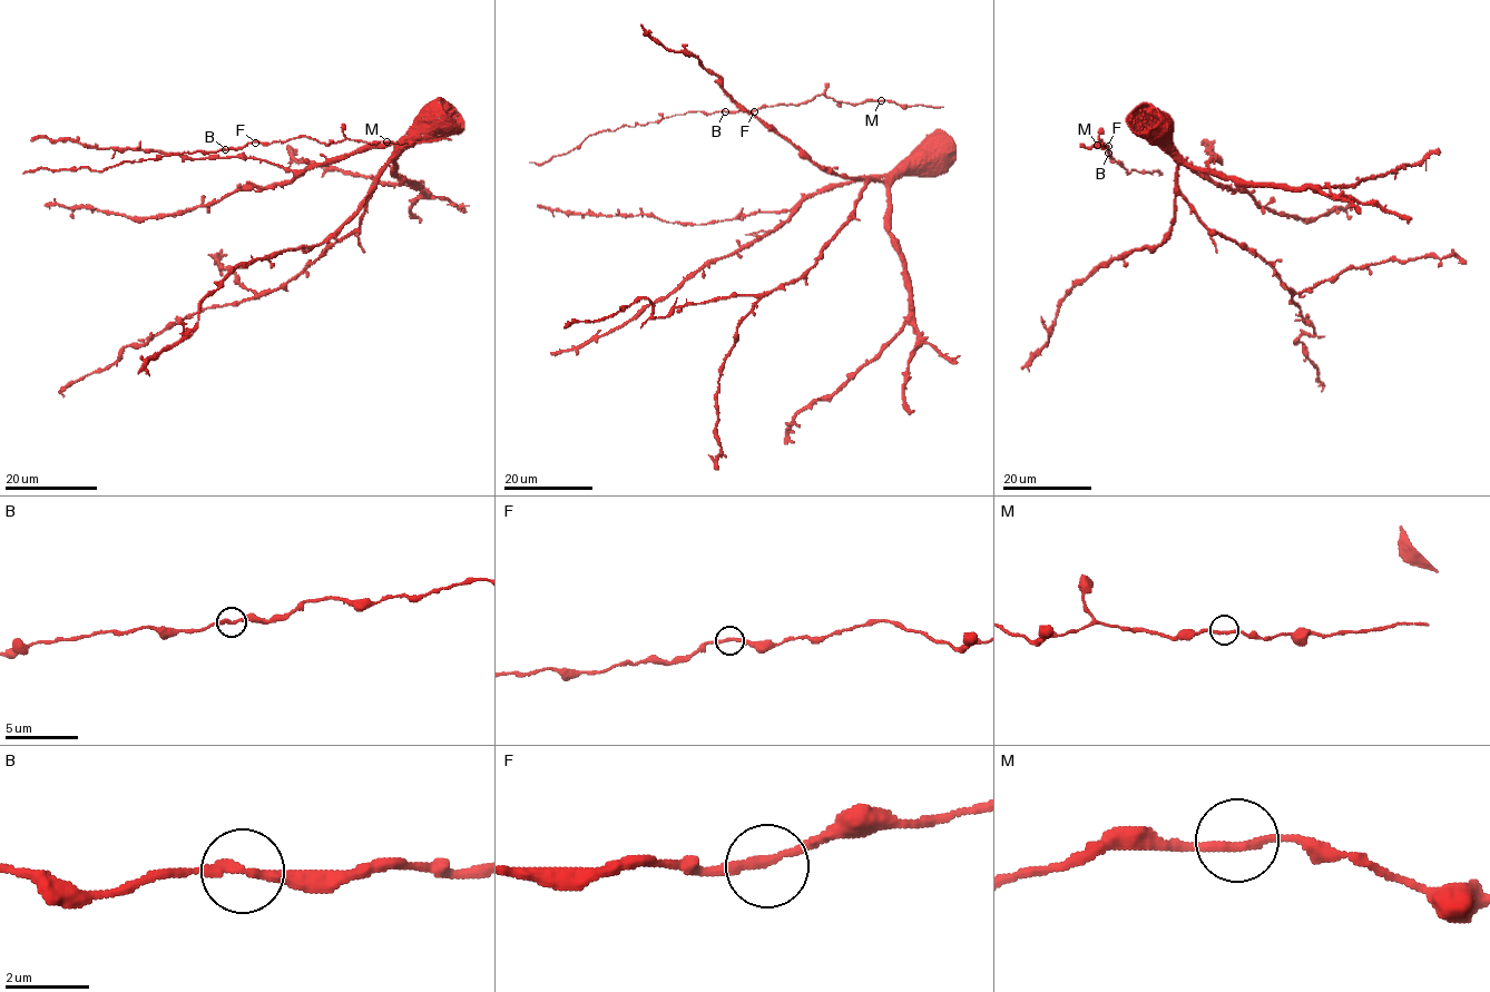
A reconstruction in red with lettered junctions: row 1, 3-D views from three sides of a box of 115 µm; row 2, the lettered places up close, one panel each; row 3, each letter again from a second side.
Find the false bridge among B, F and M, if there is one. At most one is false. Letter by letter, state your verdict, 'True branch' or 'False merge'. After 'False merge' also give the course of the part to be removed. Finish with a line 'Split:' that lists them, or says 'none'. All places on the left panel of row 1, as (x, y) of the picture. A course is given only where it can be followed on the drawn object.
B: True branch
F: True branch
M: True branch
Split: none

